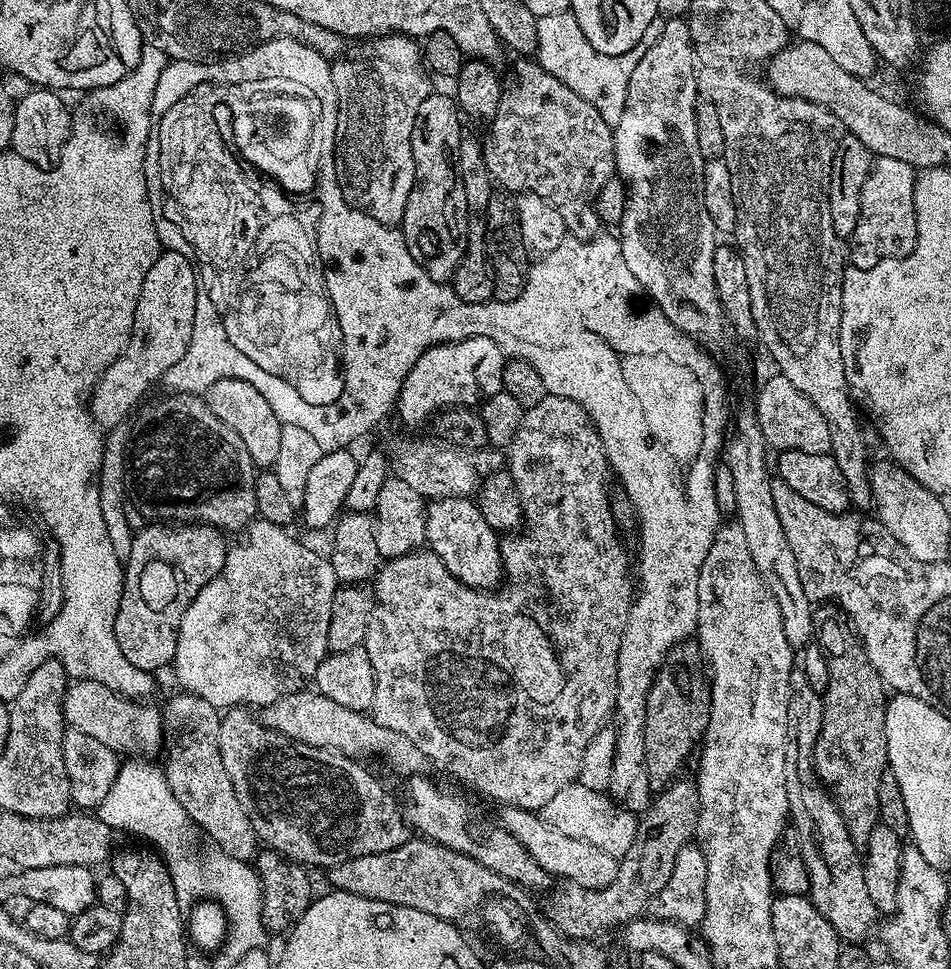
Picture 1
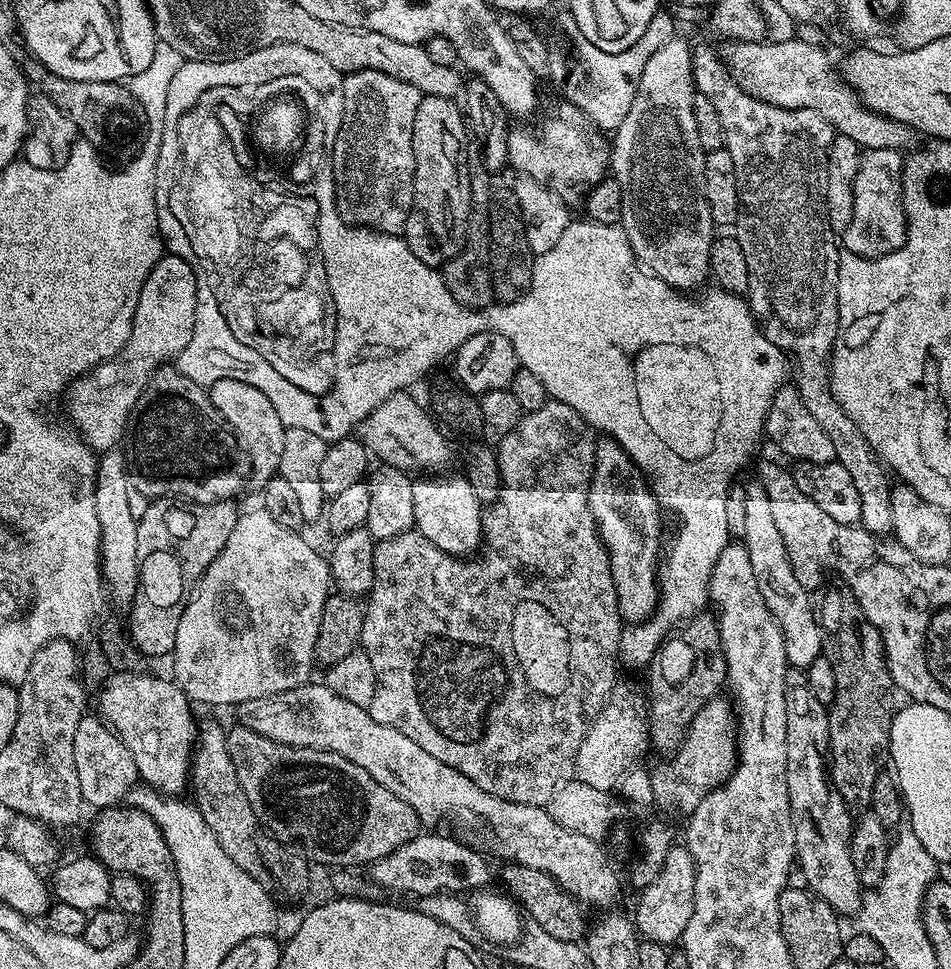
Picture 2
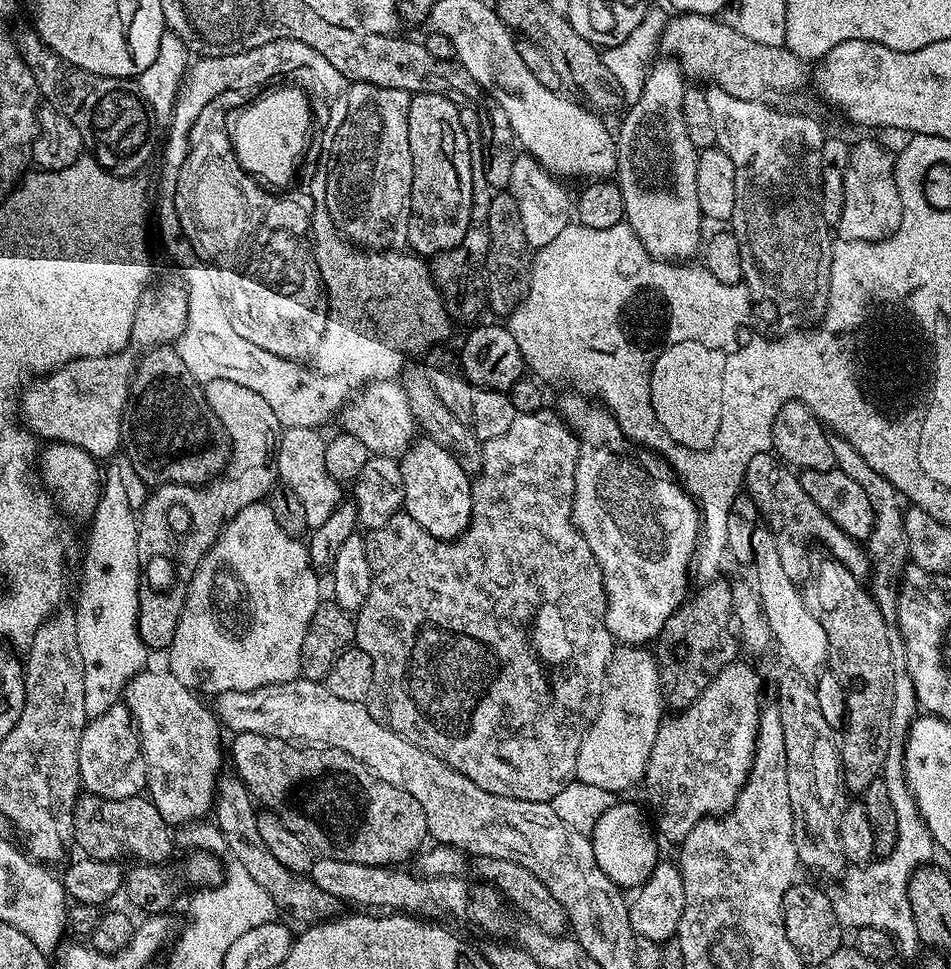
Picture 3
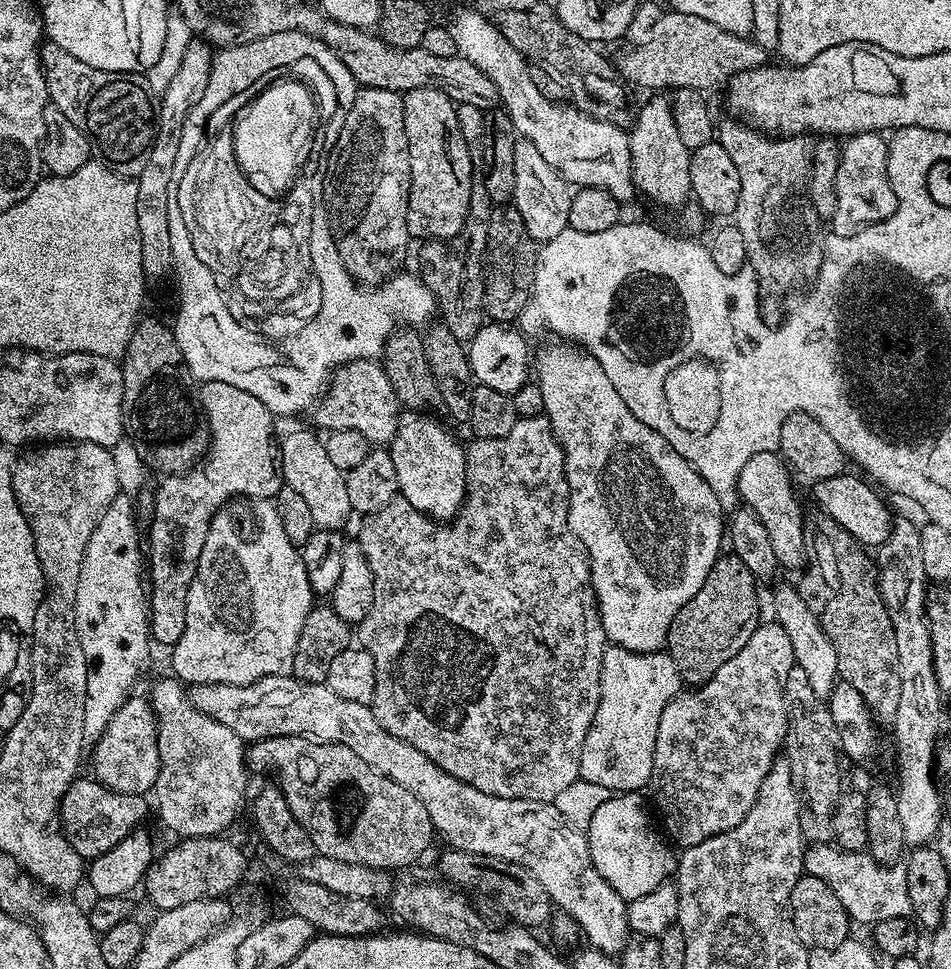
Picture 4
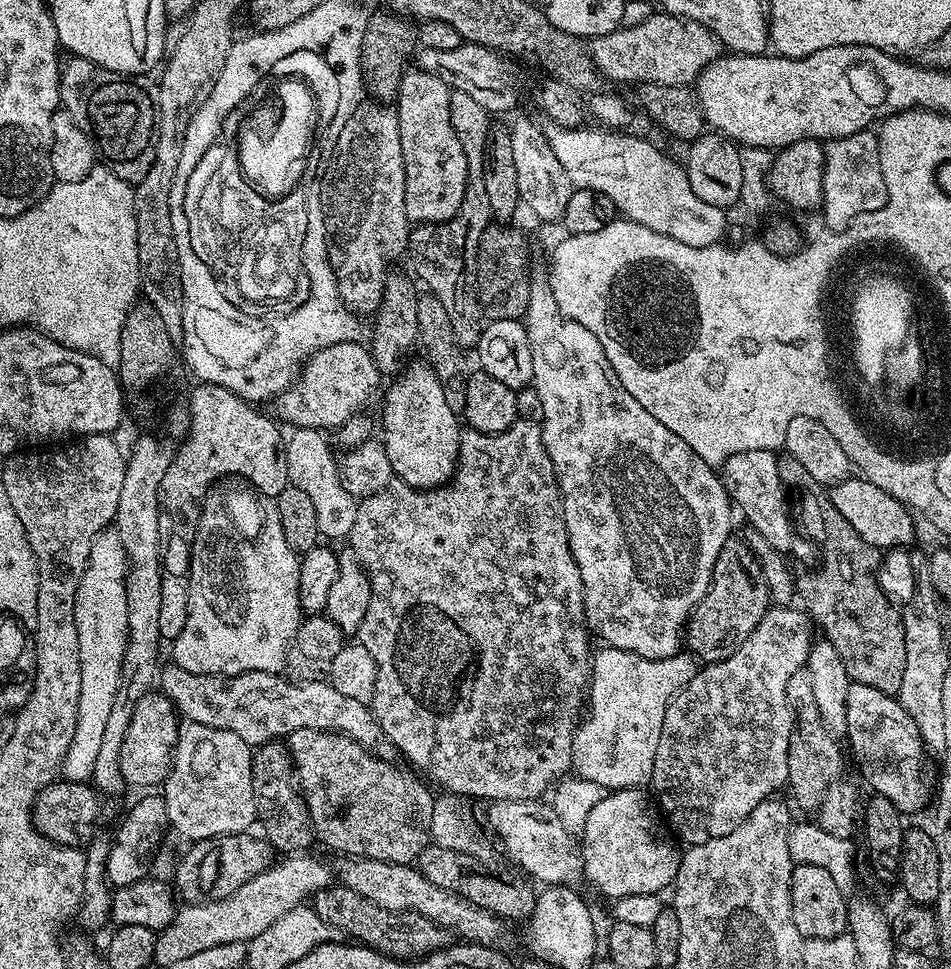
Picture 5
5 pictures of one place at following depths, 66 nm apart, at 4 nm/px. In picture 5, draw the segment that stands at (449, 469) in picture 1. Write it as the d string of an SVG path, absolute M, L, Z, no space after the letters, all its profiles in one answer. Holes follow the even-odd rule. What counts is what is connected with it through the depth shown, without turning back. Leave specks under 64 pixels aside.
M347 340L312 353L299 369L298 382L280 393L275 401L275 419L285 425L292 424L293 429L335 430L342 427L350 417L361 415L365 411L364 407L375 396L377 399L382 388L382 373L378 370L371 351L362 345L363 343Z

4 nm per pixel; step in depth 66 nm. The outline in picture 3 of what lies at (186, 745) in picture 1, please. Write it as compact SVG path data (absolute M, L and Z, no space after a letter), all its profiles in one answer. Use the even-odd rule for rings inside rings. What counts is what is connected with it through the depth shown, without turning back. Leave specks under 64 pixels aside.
M228 774L221 775L216 785L214 823L222 834L226 852L232 855L231 859L235 861L235 863L240 864L242 870L246 870L246 874L250 874L250 878L254 878L254 882L258 882L258 886L262 886L262 890L266 890L266 894L270 894L270 898L274 898L274 906L283 913L283 915L285 912L286 915L293 916L293 918L300 923L300 926L319 924L321 920L334 920L337 916L341 915L341 900L320 890L307 875L286 870L286 868L278 862L278 858L274 858L274 854L270 854L270 850L266 850L266 846L260 841L260 835L258 835L257 805L254 803L251 794L249 794L248 788L240 780L240 777L235 774L229 774L229 776Z

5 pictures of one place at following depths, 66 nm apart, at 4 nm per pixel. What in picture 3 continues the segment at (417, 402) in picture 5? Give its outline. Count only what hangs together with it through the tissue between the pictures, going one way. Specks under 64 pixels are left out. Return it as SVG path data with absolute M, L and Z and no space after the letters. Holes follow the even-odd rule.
M420 438L413 442L399 457L404 491L403 511L426 534L434 534L439 540L456 540L468 529L472 517L472 480L458 466L454 454L450 454L433 440Z

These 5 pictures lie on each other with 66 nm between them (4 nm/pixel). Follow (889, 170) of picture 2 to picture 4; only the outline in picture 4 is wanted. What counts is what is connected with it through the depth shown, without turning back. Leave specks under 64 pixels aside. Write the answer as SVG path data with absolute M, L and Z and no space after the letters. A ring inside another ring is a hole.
M858 132L843 141L832 210L830 232L840 236L853 235L868 224L880 223L896 212L896 195L888 173L888 140L881 133Z

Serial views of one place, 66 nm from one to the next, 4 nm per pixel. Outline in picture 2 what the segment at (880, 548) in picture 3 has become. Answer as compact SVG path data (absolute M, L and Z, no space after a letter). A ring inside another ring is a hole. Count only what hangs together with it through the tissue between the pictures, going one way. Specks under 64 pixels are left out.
M837 408L830 410L814 410L815 417L822 430L829 435L830 442L833 443L835 460L839 462L850 480L854 483L854 488L858 493L859 501L862 505L860 515L861 527L869 530L890 530L893 526L892 494L891 483L888 484L887 471L877 460L874 451L858 426L855 426L850 417L844 411Z

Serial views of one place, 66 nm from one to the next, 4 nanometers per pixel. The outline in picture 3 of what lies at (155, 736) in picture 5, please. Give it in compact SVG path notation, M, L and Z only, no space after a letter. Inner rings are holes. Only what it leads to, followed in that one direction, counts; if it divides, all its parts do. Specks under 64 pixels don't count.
M123 703L110 706L110 710L91 717L85 724L78 742L78 770L83 791L94 796L117 800L139 796L147 789L148 772L144 768L140 737Z

